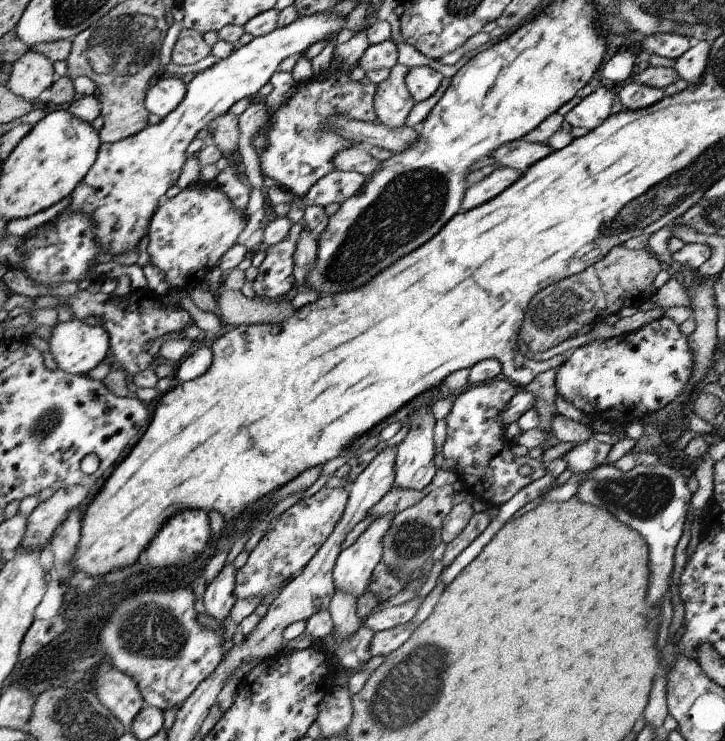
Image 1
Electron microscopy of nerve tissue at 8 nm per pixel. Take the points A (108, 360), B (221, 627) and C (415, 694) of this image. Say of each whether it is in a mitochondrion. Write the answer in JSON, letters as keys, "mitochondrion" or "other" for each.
{"A":"other","B":"other","C":"mitochondrion"}

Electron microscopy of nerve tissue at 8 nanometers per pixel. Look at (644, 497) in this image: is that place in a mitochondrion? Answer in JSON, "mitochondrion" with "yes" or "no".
{"mitochondrion":"yes"}

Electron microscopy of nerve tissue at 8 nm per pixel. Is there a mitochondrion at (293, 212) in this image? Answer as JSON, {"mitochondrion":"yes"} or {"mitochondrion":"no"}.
{"mitochondrion":"no"}

